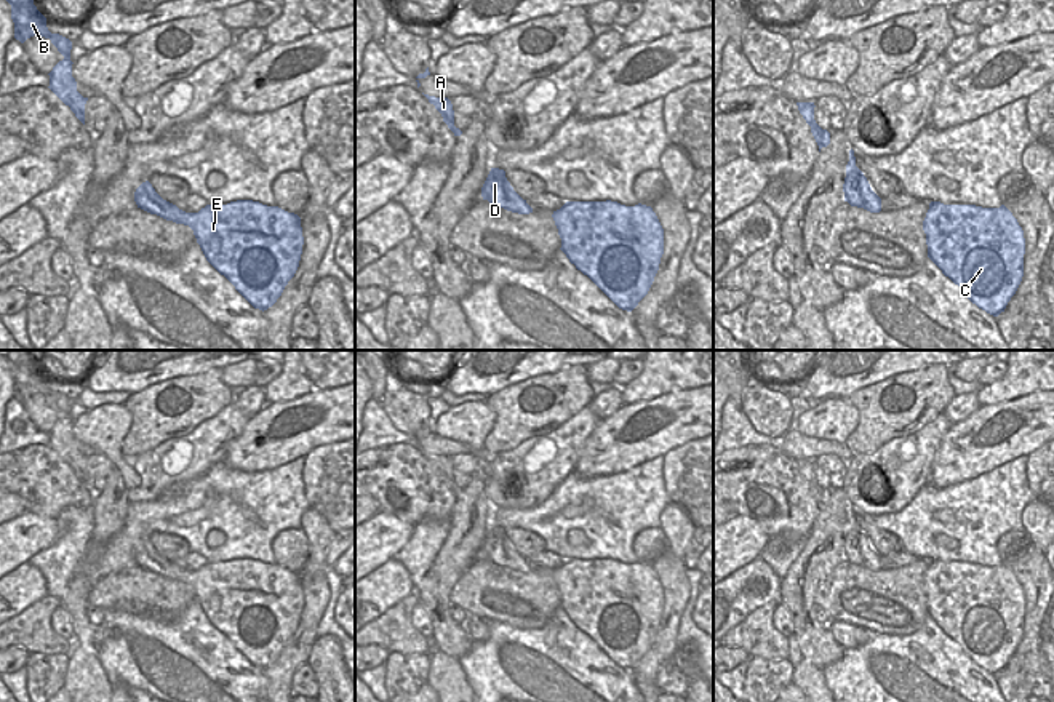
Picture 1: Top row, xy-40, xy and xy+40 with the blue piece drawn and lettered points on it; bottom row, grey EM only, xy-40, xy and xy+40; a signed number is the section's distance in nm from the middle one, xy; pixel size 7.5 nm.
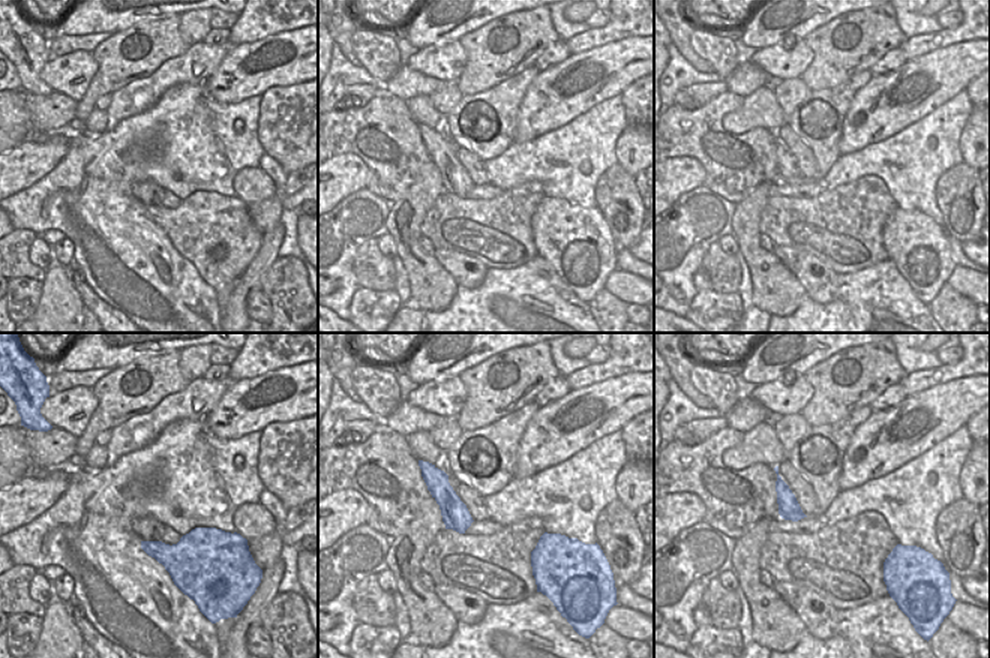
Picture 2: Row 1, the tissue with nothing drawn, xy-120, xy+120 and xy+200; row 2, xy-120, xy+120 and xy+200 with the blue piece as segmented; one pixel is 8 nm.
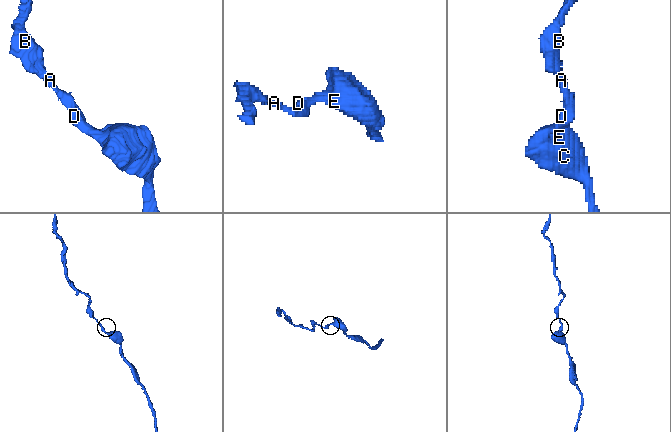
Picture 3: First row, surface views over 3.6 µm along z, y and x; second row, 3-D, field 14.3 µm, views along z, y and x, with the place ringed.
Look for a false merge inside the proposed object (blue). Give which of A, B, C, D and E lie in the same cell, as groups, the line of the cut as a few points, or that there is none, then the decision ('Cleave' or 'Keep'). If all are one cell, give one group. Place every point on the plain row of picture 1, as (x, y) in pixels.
Groups: A B C D E. No split. Keep.

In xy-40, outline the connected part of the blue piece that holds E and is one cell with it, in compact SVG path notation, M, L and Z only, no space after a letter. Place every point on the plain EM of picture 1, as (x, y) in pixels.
M149 539L136 547L134 560L138 566L150 572L189 584L206 619L224 633L254 667L262 670L277 660L299 625L304 603L301 576L278 564L267 564L253 558L237 558L227 563L206 563L198 571L186 571L163 558Z

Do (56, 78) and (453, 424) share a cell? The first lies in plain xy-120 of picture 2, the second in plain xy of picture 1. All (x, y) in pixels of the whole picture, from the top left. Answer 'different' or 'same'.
same

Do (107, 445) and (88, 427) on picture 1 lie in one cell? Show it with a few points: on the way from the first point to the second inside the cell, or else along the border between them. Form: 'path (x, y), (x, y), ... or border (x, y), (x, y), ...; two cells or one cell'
path (103, 440), (93, 430); one cell

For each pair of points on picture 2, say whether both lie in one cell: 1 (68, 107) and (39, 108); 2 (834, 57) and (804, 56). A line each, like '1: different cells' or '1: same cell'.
1: same cell
2: different cells

